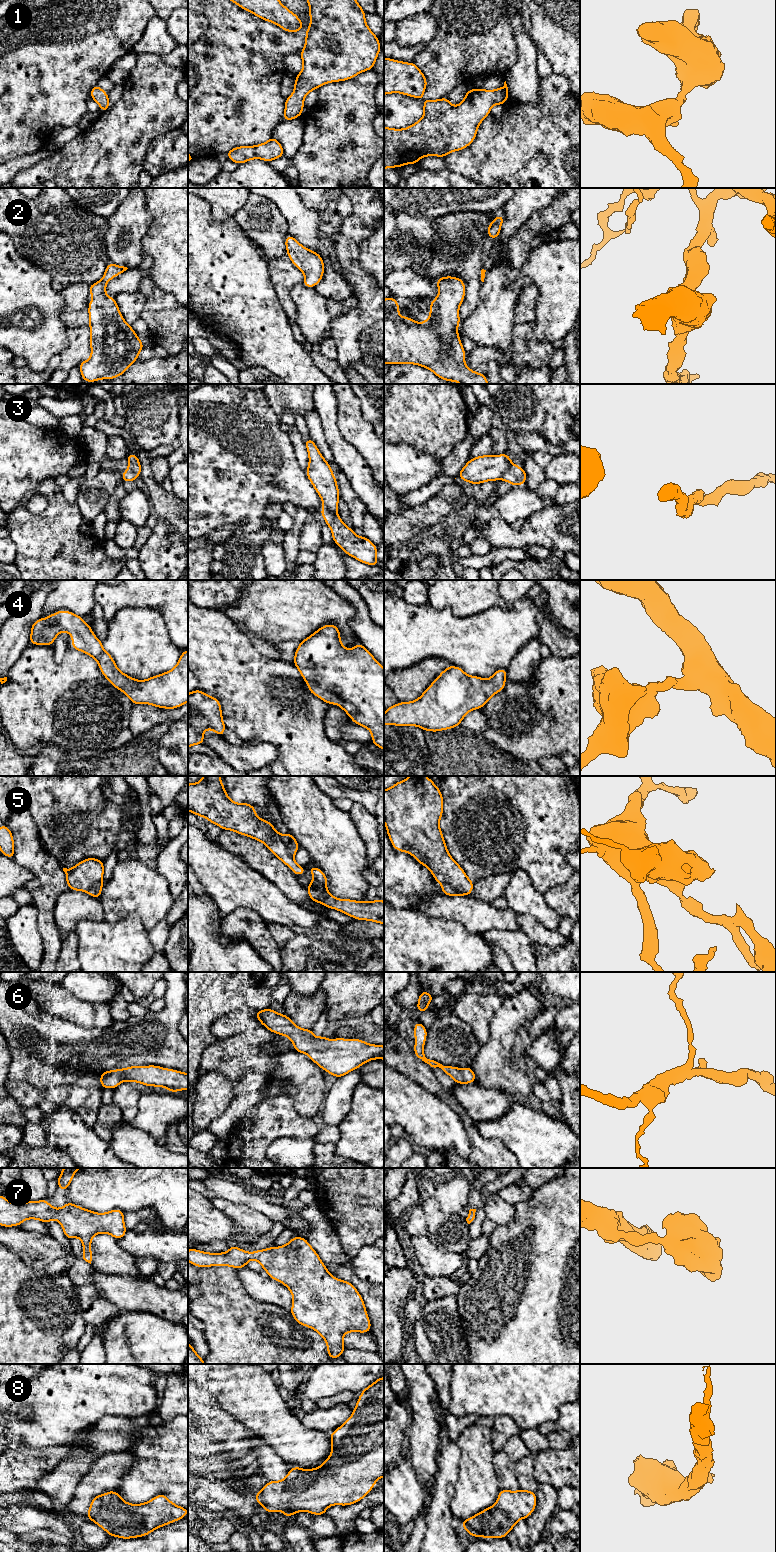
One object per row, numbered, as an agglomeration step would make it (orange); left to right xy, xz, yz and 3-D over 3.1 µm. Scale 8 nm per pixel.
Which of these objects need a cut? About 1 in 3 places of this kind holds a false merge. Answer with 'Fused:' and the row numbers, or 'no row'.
Fused: 3, 5

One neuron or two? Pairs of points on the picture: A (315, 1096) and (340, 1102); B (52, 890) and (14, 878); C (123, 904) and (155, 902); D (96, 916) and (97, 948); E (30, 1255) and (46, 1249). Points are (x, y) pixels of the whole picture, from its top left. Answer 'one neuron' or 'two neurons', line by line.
A: two neurons
B: two neurons
C: one neuron
D: two neurons
E: one neuron

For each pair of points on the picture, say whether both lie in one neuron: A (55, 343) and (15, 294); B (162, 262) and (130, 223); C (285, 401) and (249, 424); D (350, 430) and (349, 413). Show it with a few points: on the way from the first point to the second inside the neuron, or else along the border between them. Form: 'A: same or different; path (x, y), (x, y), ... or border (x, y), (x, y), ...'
A: same; path (49, 327), (46, 311), (31, 302)
B: different; border (151, 216), (148, 230), (141, 241), (142, 251)
C: different; border (264, 394), (279, 419)
D: same; path (350, 426), (350, 417)

